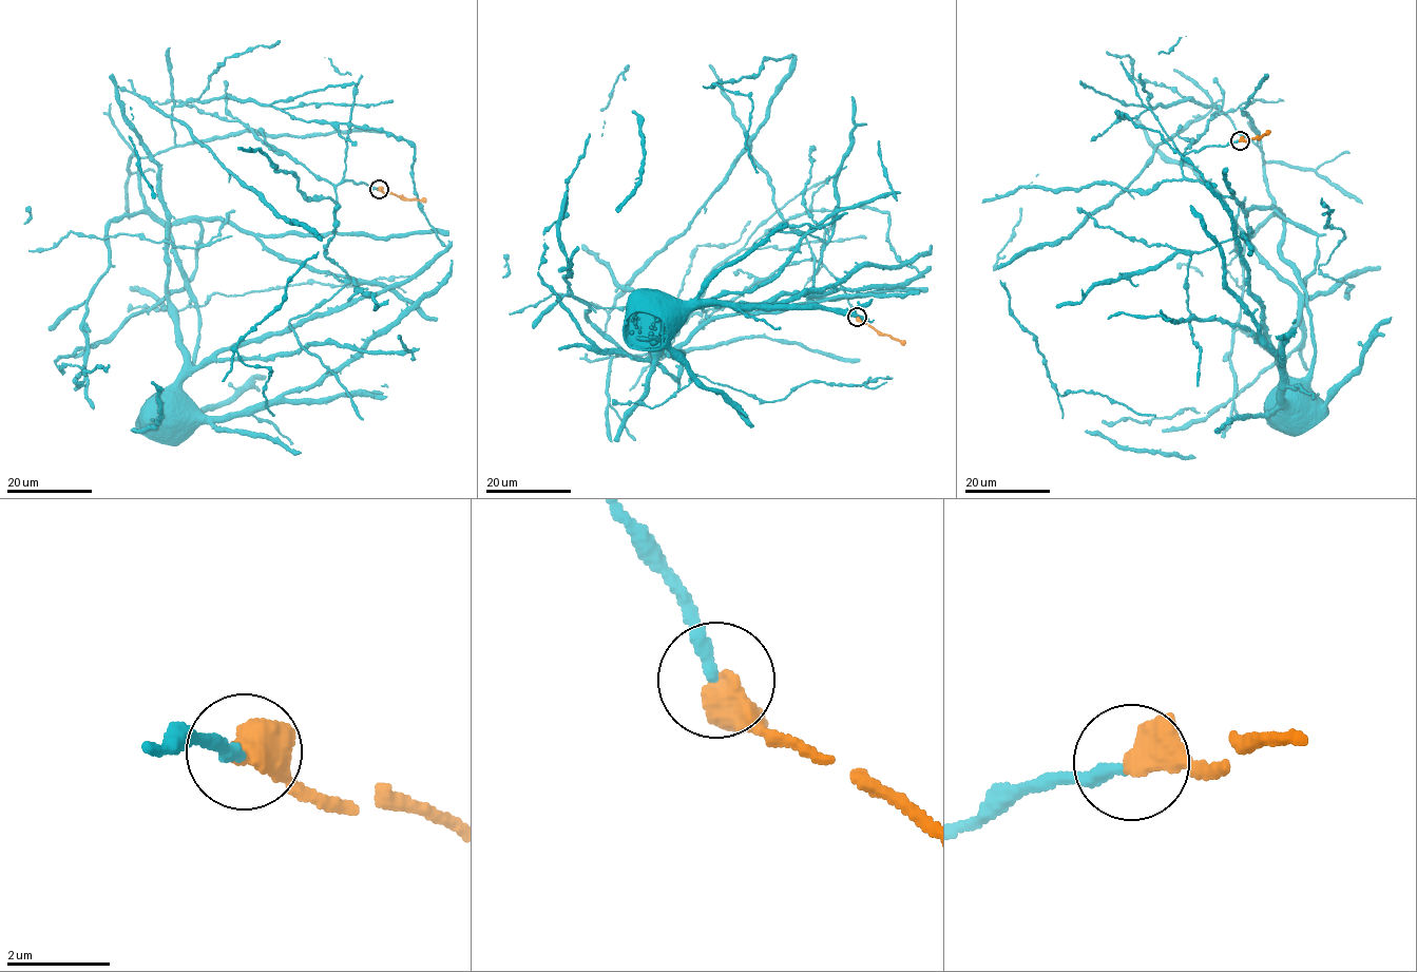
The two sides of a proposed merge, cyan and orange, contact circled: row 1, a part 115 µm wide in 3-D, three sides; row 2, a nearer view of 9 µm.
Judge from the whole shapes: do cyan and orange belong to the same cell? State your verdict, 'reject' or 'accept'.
accept

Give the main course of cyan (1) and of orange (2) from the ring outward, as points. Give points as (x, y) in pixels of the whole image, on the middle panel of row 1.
1: (857, 318), (812, 256), (812, 298), (712, 317), (677, 349), (651, 357), (657, 344), (683, 357), (644, 325)
2: (857, 318), (904, 344)

